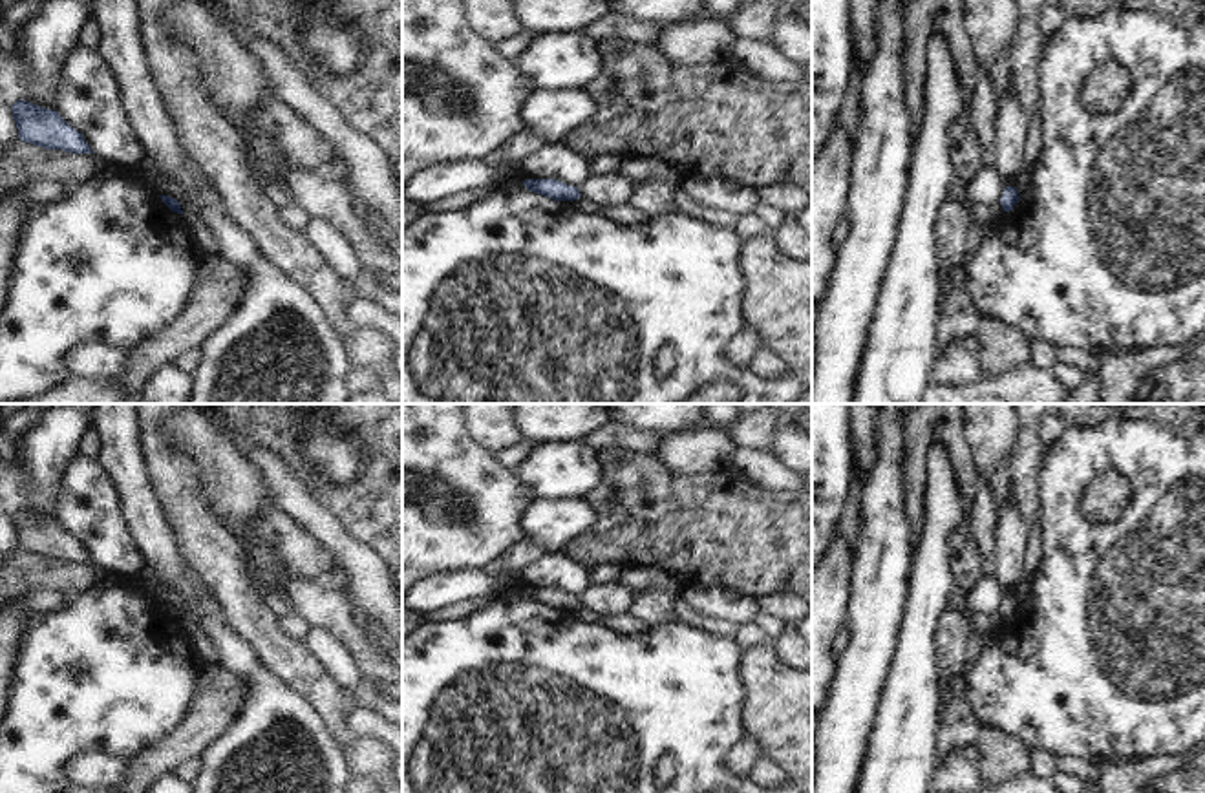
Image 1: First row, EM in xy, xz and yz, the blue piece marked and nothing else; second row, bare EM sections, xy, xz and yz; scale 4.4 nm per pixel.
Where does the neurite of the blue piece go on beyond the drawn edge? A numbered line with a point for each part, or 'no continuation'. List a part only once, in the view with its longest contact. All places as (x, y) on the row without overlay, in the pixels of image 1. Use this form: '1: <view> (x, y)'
no continuation

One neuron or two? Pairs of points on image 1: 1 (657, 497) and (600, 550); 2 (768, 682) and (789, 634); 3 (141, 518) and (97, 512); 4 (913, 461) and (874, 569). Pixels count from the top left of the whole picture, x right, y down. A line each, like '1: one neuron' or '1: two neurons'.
1: one neuron
2: two neurons
3: two neurons
4: two neurons

